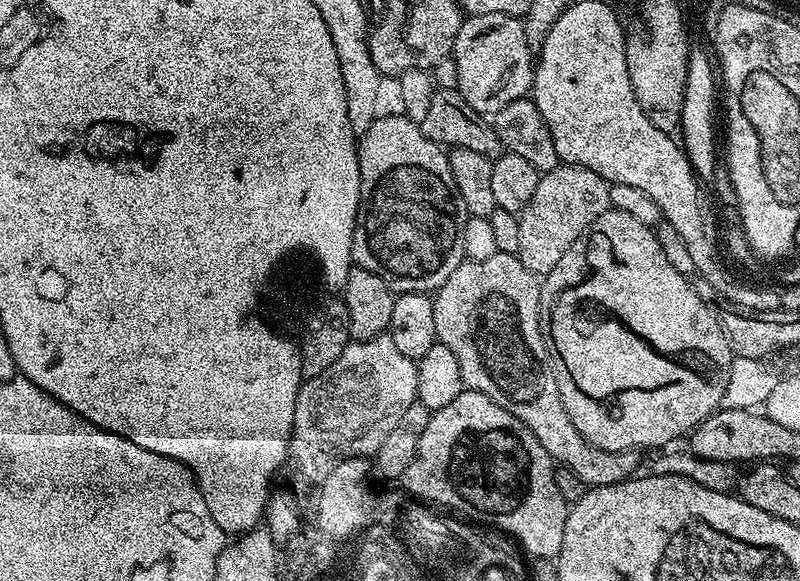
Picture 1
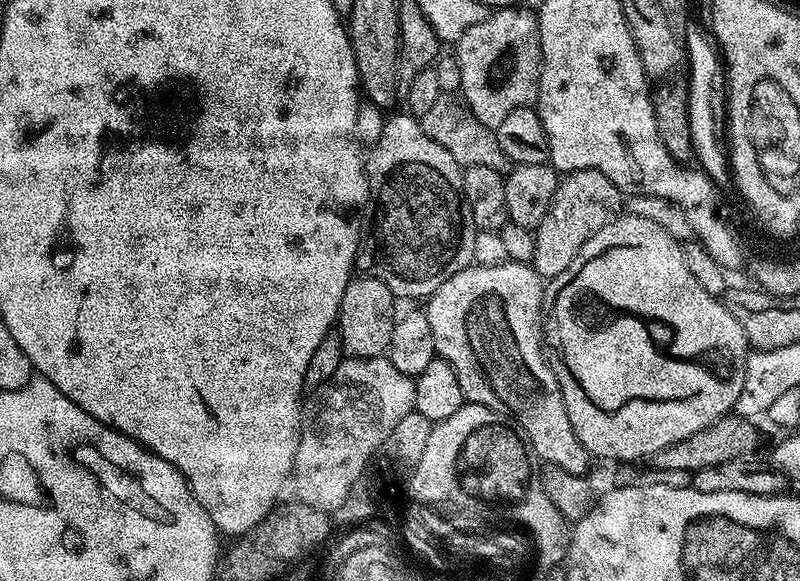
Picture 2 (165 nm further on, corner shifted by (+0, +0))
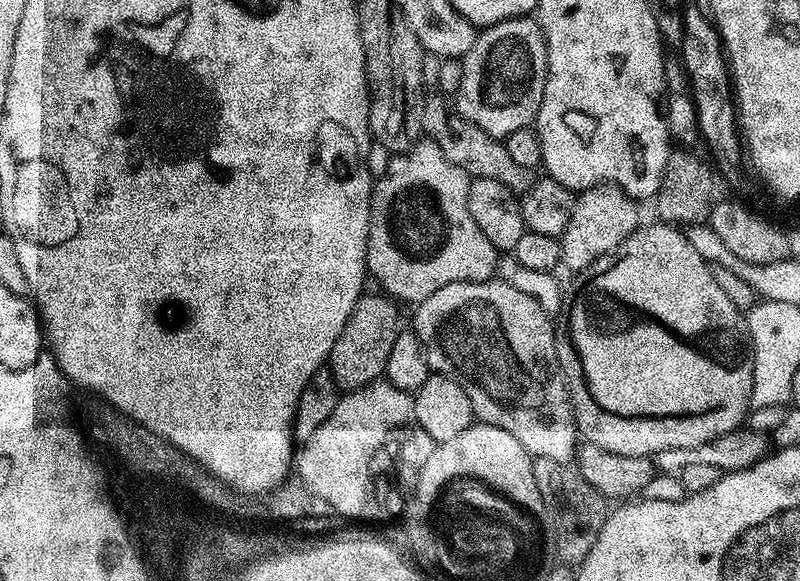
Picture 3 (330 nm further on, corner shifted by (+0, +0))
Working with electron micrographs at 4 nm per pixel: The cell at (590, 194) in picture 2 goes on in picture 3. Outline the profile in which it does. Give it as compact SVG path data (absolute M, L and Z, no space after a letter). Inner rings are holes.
M605 182L595 184L593 188L585 188L573 199L570 222L566 222L566 230L558 237L561 265L565 269L568 267L573 274L579 274L590 267L598 258L602 258L602 254L617 248L630 233L641 227L642 219L640 220L640 212L636 207L638 207L637 201L633 197L627 196L616 184Z

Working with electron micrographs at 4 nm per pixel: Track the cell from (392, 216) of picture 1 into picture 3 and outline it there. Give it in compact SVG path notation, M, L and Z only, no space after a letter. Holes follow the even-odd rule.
M421 139L413 148L407 152L401 152L393 155L388 173L379 177L372 185L372 201L370 202L370 226L368 227L368 272L381 284L383 291L387 293L391 299L397 302L405 300L409 306L415 306L423 302L426 298L430 298L430 294L434 294L434 290L442 290L442 286L450 286L454 282L482 282L483 280L491 280L496 276L496 262L498 253L495 246L486 239L486 234L482 234L482 230L478 230L474 218L470 218L470 206L468 205L468 186L470 177L466 170L462 170L462 166L454 166L454 162L450 162L450 158L446 158L446 154L442 154L442 150L438 150L438 146L433 140Z

